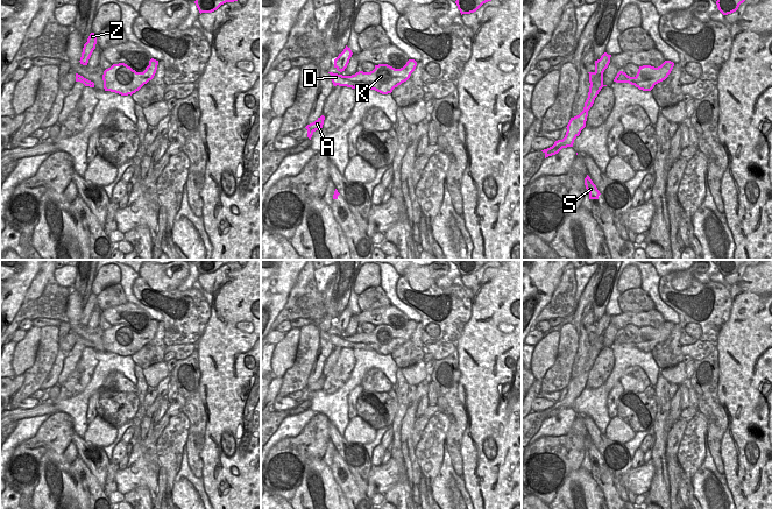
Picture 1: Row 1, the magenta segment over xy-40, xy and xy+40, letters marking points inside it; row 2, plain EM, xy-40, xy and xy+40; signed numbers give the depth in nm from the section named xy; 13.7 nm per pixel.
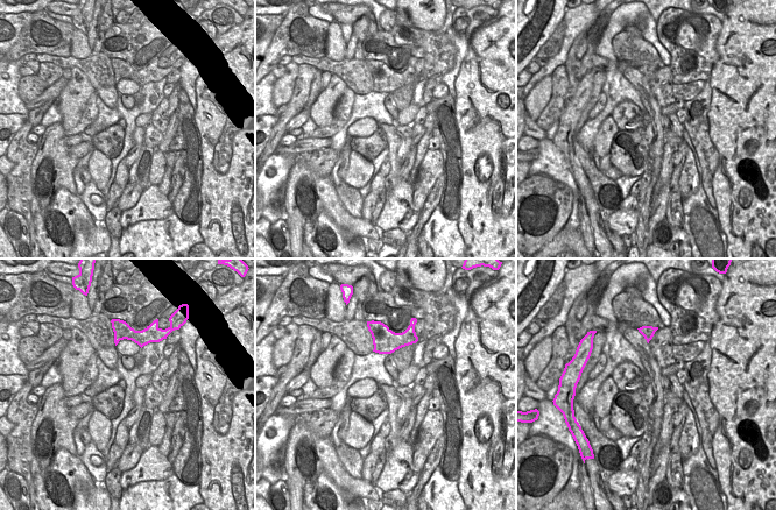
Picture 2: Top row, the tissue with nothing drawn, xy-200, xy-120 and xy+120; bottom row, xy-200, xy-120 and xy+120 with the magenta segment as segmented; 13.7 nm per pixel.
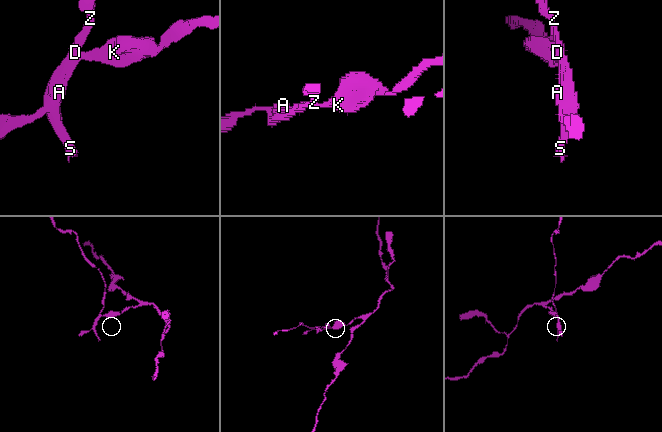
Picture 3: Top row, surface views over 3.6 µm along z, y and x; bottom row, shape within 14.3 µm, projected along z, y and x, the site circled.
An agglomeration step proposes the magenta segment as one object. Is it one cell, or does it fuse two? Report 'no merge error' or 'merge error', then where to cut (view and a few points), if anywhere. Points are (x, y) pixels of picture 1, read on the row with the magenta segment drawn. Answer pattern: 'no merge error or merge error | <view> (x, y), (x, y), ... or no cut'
merge error | xy (345, 77), (353, 80), (356, 86)

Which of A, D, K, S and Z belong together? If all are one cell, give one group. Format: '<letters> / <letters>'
A D S Z / K

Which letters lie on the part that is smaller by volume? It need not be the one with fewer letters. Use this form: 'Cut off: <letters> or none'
Cut off: A, D, S, Z

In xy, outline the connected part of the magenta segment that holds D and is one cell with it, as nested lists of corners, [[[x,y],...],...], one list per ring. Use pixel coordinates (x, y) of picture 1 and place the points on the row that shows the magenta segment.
[[[328,72],[328,73],[331,75],[331,80],[334,86],[339,85],[339,86],[347,86],[352,89],[356,87],[356,83],[348,80],[346,78],[347,76],[342,76],[341,73],[340,75],[333,73],[333,72]]]

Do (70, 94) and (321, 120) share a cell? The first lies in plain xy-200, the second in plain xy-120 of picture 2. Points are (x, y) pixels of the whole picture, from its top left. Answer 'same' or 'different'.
same

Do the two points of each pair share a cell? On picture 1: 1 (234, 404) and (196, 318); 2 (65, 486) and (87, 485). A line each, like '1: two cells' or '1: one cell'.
1: two cells
2: two cells

